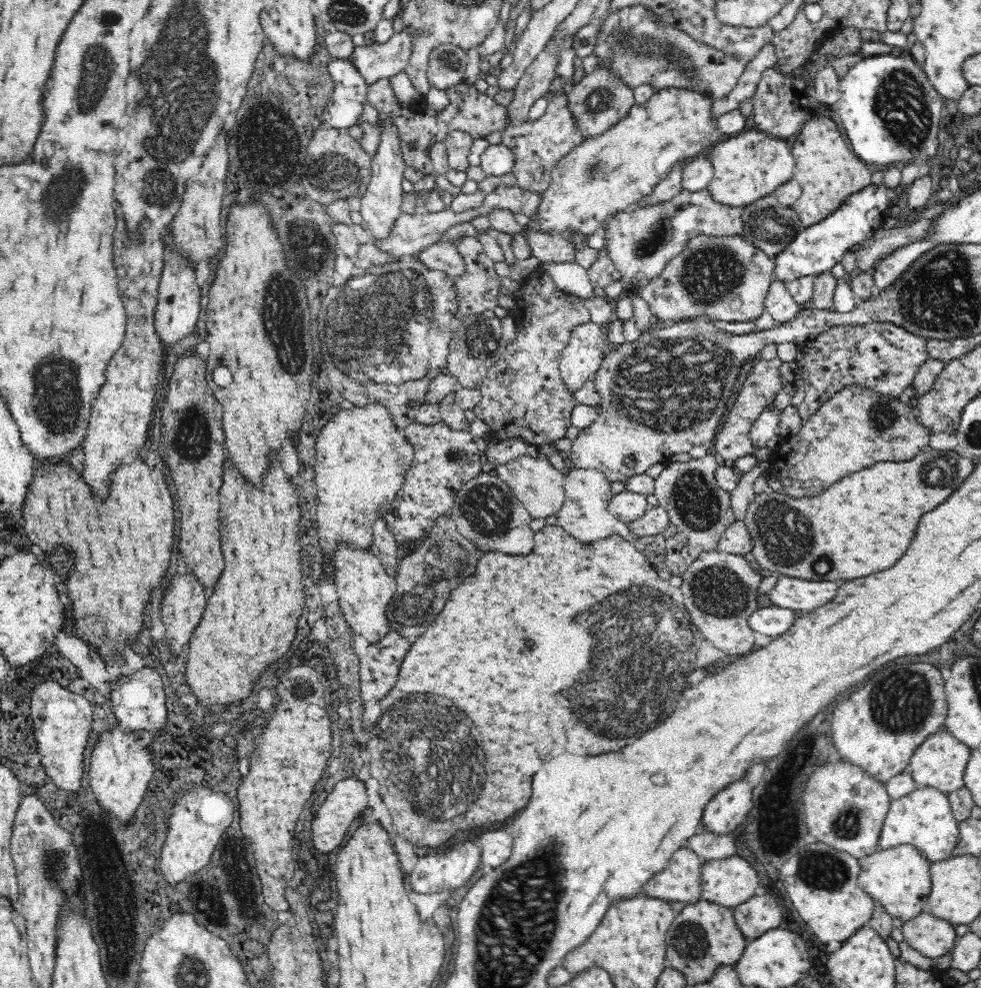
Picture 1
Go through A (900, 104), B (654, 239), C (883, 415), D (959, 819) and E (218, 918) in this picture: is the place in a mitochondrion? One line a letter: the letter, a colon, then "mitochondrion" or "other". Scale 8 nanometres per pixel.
A: mitochondrion
B: mitochondrion
C: mitochondrion
D: other
E: other

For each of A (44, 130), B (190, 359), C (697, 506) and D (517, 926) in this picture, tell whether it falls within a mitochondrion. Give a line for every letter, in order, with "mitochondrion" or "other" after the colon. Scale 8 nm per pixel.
A: other
B: other
C: mitochondrion
D: mitochondrion

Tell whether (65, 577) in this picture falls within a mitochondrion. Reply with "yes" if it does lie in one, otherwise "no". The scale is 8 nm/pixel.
no

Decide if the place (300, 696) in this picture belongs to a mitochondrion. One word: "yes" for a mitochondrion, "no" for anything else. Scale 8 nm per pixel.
yes

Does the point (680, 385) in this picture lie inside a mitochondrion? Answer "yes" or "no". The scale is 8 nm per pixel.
yes

